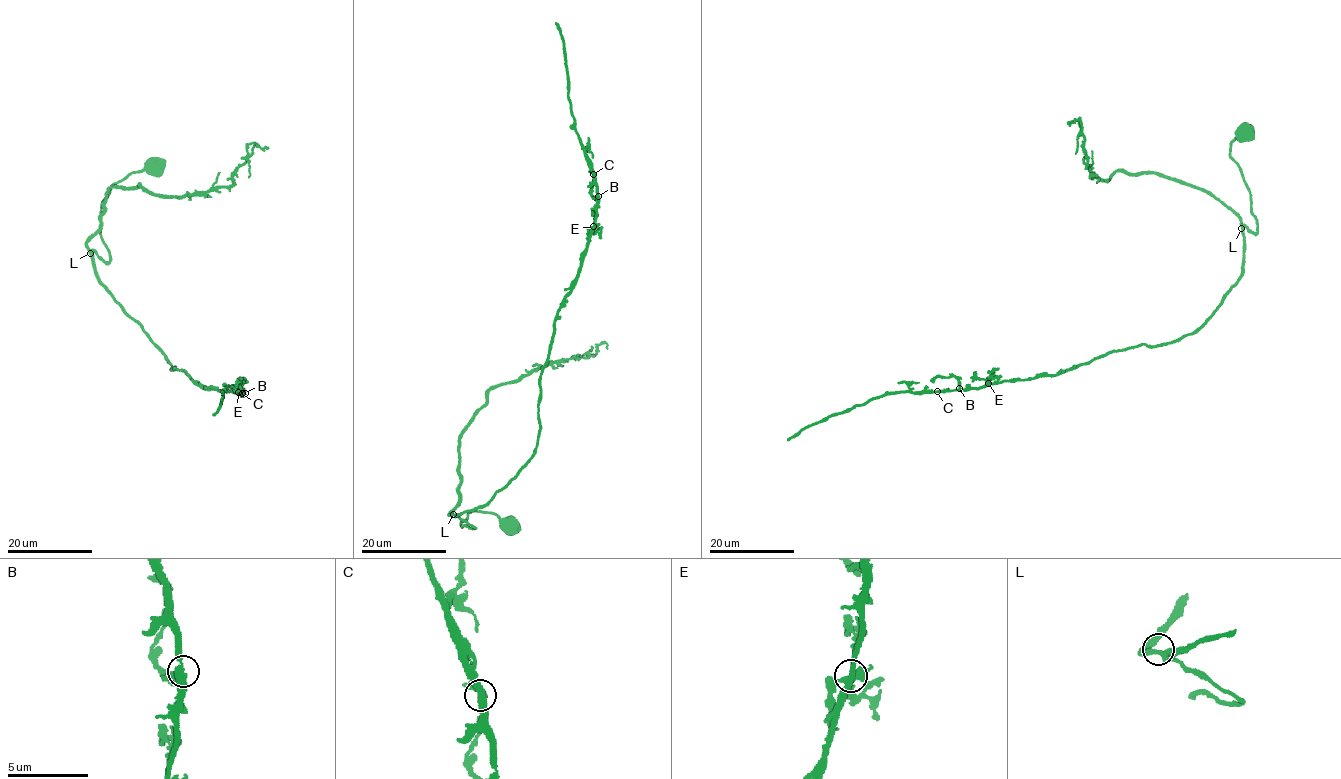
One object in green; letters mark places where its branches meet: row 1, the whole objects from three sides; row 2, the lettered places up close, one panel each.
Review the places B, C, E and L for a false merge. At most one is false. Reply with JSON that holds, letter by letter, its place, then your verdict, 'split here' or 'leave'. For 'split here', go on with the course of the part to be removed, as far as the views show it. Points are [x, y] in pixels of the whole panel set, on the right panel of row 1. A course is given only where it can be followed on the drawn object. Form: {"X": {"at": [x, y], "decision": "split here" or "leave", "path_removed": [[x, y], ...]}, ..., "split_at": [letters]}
{"B": {"at": [959, 388], "decision": "leave"}, "C": {"at": [937, 391], "decision": "leave"}, "E": {"at": [988, 383], "decision": "leave"}, "L": {"at": [1241, 228], "decision": "leave"}, "split_at": []}

